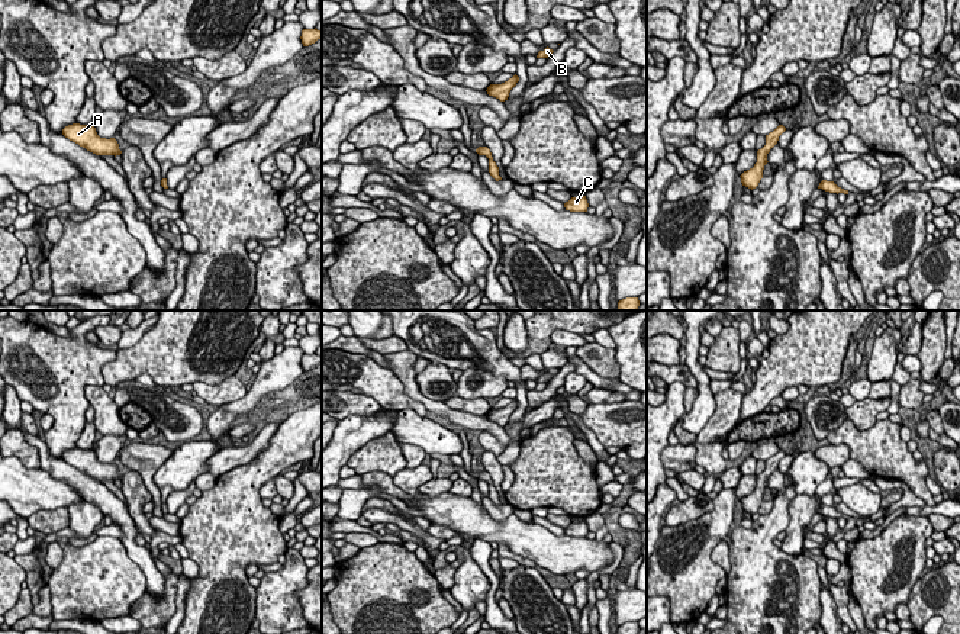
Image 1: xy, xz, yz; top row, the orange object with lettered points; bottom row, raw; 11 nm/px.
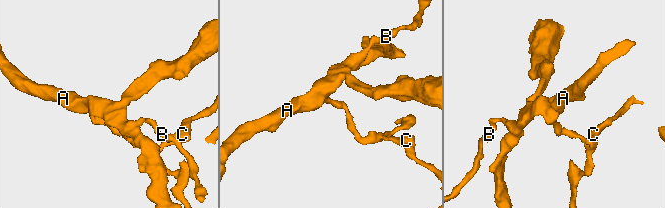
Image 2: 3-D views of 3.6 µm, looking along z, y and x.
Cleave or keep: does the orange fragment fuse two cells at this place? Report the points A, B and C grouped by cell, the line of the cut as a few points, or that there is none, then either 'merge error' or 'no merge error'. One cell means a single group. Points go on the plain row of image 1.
A B / C; cut in xz along (492, 482), (489, 486); merge error

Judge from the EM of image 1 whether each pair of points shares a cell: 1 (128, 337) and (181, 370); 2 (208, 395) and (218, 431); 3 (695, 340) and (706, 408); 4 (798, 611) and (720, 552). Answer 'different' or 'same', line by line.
1: different
2: different
3: same
4: different

